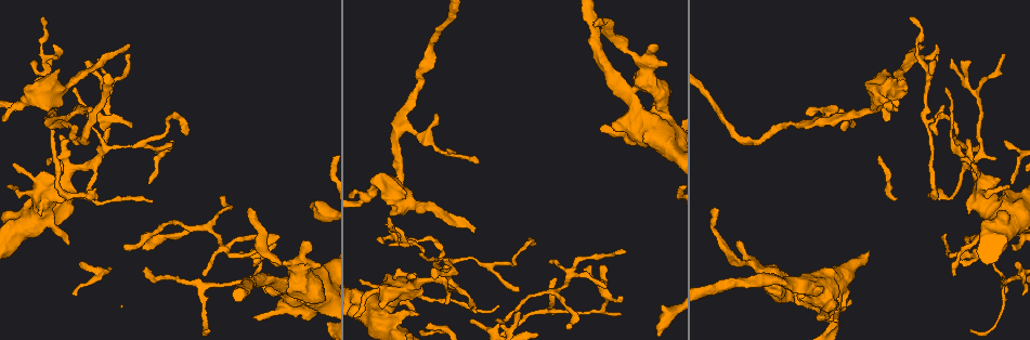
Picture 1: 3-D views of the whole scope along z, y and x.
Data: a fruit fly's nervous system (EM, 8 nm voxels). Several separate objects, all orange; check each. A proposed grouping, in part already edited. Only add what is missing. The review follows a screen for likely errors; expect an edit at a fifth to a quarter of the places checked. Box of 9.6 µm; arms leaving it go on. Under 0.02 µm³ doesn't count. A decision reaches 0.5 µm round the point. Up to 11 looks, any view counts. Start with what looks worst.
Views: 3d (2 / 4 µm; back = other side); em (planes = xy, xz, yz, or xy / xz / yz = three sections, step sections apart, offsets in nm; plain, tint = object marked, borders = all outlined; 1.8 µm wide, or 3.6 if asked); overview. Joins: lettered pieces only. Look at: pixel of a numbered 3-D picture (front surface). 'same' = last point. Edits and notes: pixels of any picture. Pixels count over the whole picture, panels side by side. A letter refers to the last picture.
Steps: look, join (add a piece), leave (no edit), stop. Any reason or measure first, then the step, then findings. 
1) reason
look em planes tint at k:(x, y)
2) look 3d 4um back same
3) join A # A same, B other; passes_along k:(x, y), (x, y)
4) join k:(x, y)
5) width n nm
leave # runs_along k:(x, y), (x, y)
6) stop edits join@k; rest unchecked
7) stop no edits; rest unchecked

free end
look em 3.6um yz step 16 borders at 1:(921, 45)

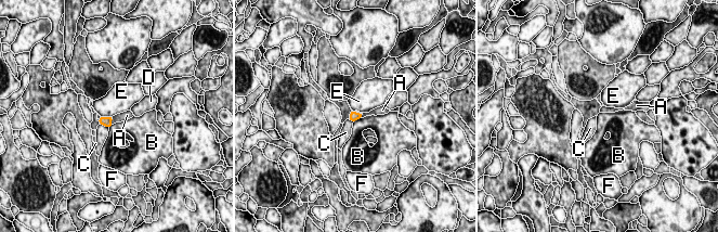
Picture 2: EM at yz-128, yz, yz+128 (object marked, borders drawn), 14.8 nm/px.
cut it another way
look em 3.6um planes borders same

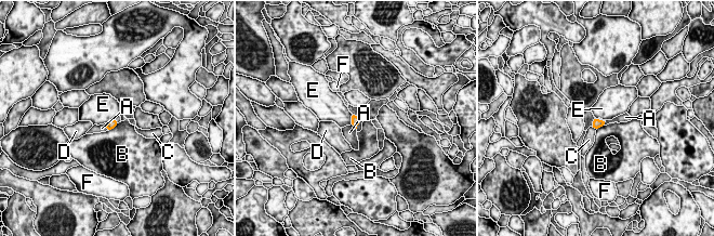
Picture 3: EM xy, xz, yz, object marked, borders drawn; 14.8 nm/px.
join A # A same, B other, C other, D other, E other, F other; passes_along 3:(111, 123), (106, 127), (102, 128); it goes on there

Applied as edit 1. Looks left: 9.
redraw
look overview

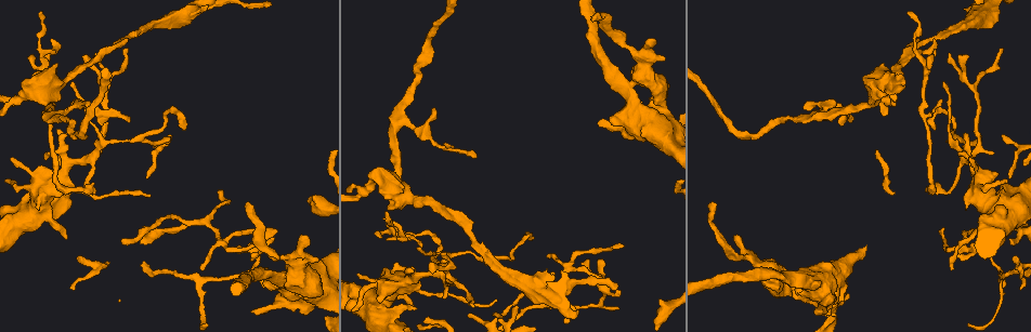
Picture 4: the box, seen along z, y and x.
free end
look 3d 4um at 4:(713, 202)

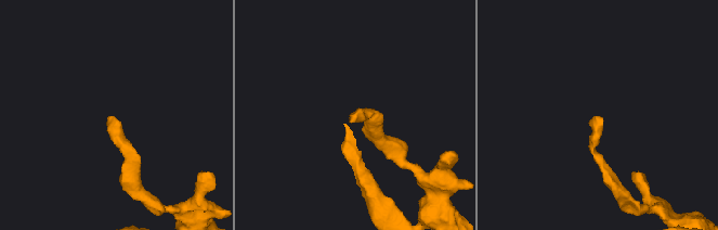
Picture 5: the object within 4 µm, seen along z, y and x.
look em xy step 4 borders at 5:(110, 117)

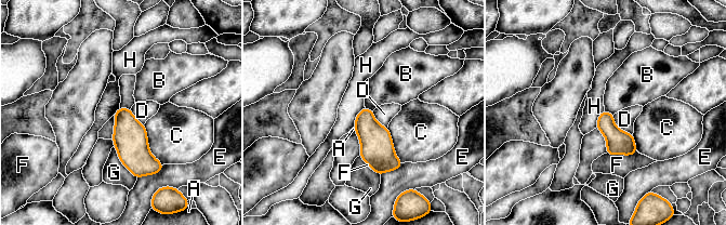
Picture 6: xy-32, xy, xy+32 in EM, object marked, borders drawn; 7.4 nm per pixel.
cut it another way
look em planes borders same

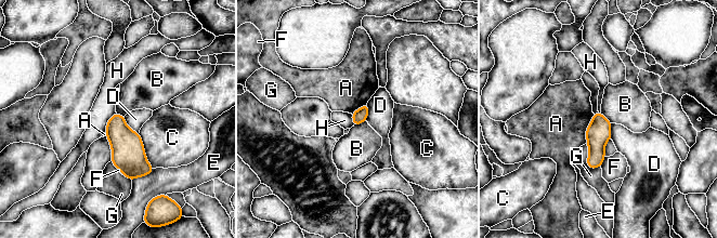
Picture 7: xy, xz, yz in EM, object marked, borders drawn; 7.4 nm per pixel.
width 100 nm
leave # A other, B other, C other, D other, E other, F other, G other, H other; none of them fits

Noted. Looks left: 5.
an open end
look em xy step 4 borders at 4:(294, 306)

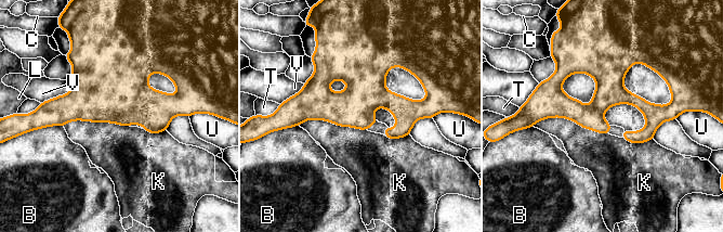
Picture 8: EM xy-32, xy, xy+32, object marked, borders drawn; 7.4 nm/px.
leave # B other, C other, K other, L other, T other, U other, V other; border 8:(193, 113), (189, 117); no lettered piece goes on from it

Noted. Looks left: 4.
stops while still wide
look 3d 2um at 4:(383, 270)

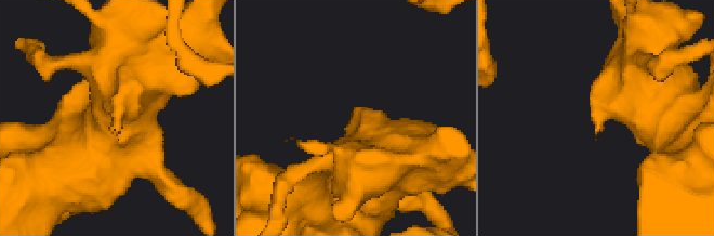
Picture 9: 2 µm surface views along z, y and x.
shape alone is not enough
look em planes borders at 9:(357, 115)

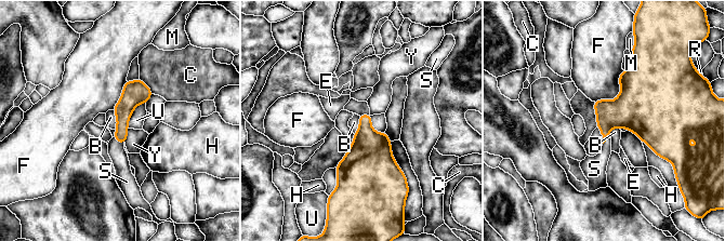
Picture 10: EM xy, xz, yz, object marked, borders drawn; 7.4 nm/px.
longest_contact F 320 nm
join S # B other, C other, E other, F other, H other, M other, R other, S same, U other, Y other; passes_along 10:(123, 109), (118, 142), (117, 152); it goes on there

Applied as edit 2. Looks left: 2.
tapers out
look em planes borders at 4:(942, 230)

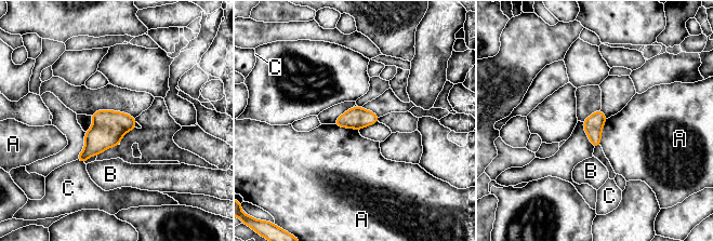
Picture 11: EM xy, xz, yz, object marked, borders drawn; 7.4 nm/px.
leave # A other, B other, C other; border 11:(606, 118), (603, 124), (599, 145); no lettered piece goes on from it

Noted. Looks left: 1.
stop edits join@3, join@10; rest unchecked

